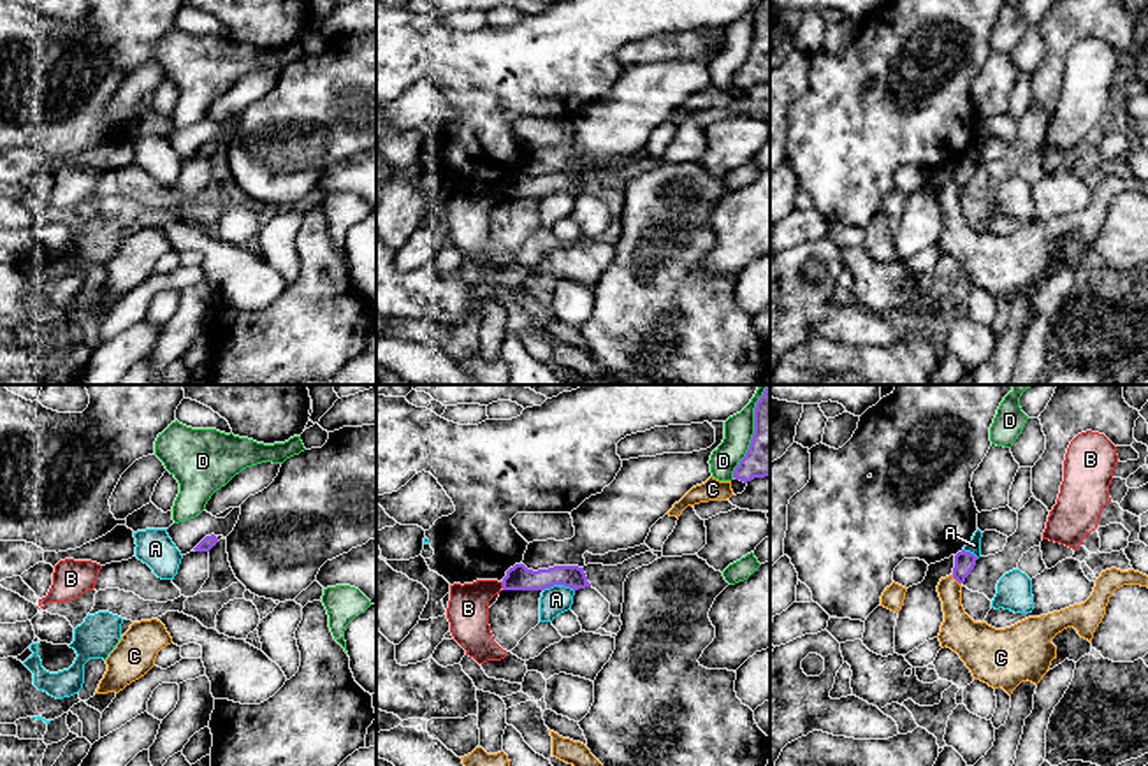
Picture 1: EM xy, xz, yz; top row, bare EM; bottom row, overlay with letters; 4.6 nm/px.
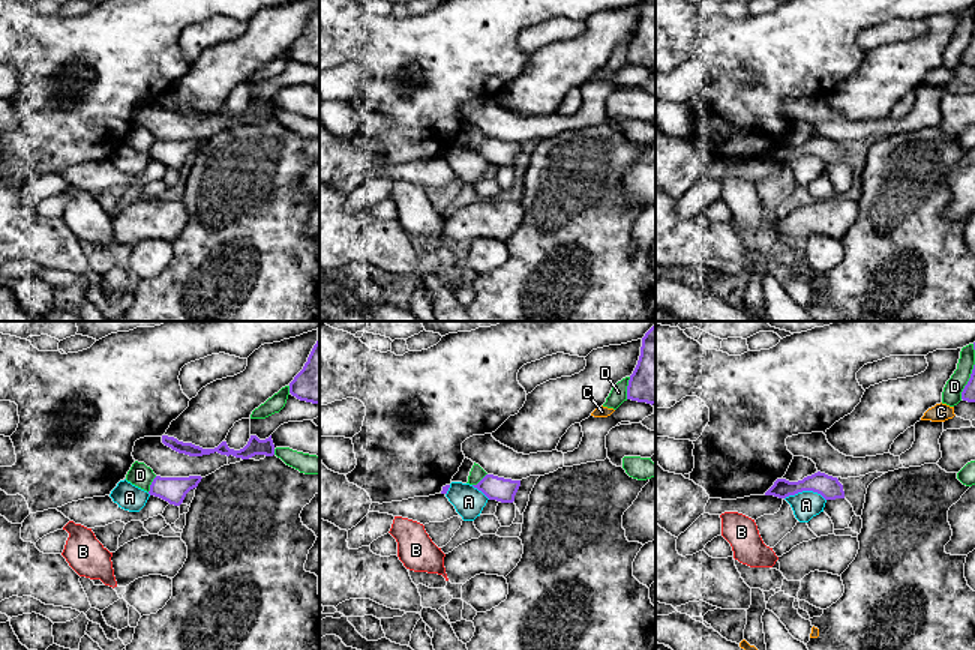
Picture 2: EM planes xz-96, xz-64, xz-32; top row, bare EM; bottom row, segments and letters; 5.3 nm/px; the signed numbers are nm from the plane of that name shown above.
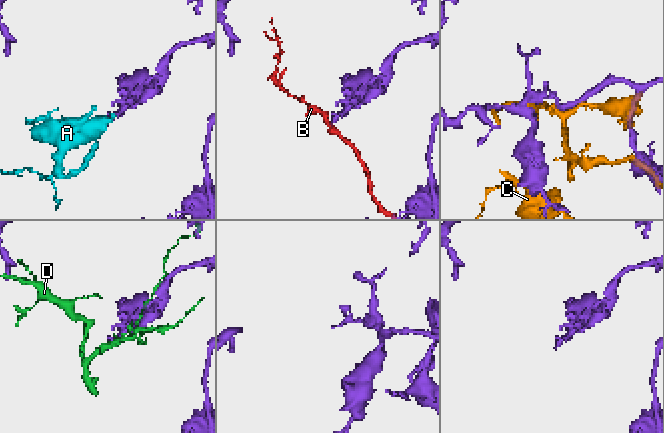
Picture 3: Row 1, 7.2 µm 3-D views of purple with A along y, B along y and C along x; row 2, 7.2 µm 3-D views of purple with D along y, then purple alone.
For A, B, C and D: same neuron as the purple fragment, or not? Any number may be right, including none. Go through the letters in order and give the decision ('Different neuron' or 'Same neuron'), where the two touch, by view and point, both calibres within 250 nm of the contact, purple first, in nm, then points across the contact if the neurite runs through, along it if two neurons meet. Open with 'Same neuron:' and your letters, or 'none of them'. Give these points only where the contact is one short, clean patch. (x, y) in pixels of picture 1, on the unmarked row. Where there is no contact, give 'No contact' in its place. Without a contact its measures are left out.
Same neuron: none of them
A: Different neuron. Touches purple at xz (558, 190). Thickness 110 nm (purple) against 130 nm. Boundary: xz (574, 195), (551, 192), (544, 197)
B: Different neuron. Touches purple at xz (503, 192). Thickness 110 nm (purple) against 190 nm
C: Different neuron. Touches purple at yz (957, 187). Thickness 100 nm (purple) against 170 nm
D: Different neuron. Touches purple at xz (753, 43). Thickness 200 nm (purple) against 140 nm

